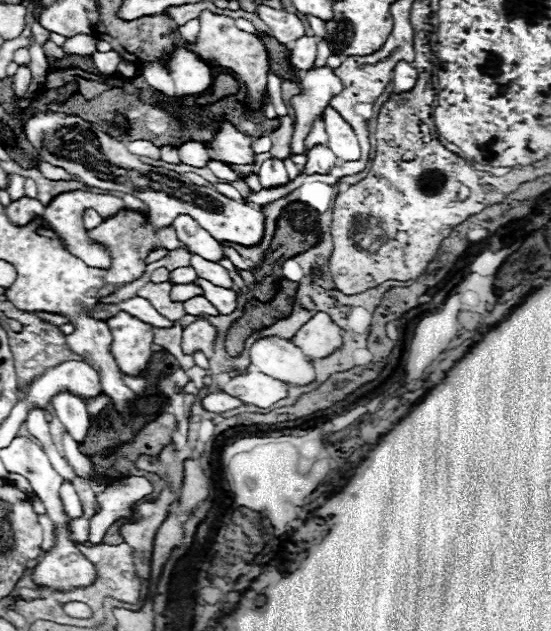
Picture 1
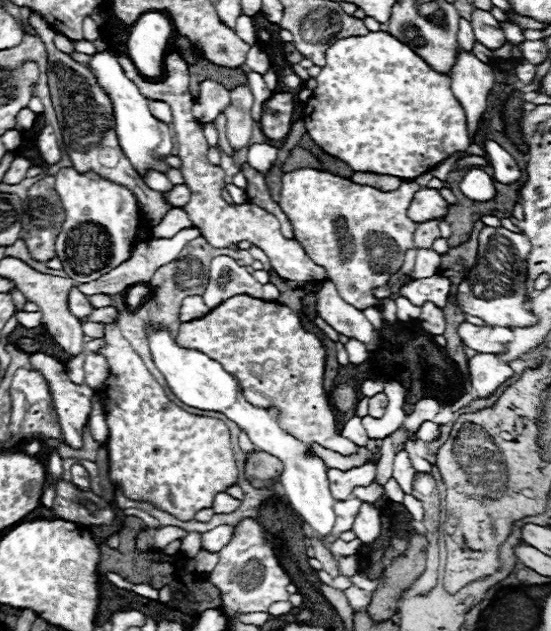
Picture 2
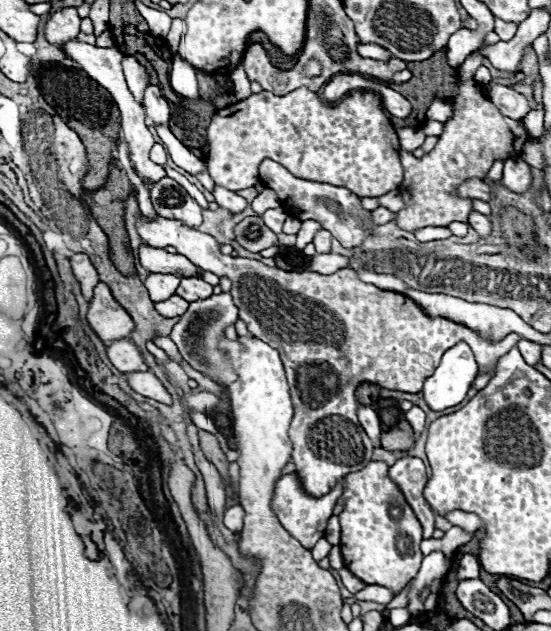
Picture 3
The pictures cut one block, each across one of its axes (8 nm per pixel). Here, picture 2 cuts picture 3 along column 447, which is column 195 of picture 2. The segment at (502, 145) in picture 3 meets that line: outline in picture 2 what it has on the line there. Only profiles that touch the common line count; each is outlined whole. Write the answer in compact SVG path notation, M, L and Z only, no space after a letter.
M174 52L166 56L166 74L164 74L162 82L144 80L128 56L118 54L118 60L120 60L122 68L126 70L126 76L140 88L140 92L144 96L148 96L150 100L164 100L172 108L174 132L178 138L178 158L182 162L180 172L184 178L184 186L190 188L190 200L184 206L184 210L190 214L190 222L196 228L200 228L200 232L208 240L208 244L214 248L228 248L240 240L250 240L252 244L260 246L266 252L272 266L284 280L294 280L294 282L322 282L322 280L326 280L326 268L314 264L306 256L304 248L294 238L284 238L280 232L280 224L272 214L268 214L266 210L262 210L260 206L254 206L254 204L228 206L222 200L220 192L224 188L224 170L220 166L212 166L208 162L206 154L208 154L210 146L202 134L200 124L192 122L194 98L188 92L190 74L188 74L188 64L182 60L182 56L174 54Z

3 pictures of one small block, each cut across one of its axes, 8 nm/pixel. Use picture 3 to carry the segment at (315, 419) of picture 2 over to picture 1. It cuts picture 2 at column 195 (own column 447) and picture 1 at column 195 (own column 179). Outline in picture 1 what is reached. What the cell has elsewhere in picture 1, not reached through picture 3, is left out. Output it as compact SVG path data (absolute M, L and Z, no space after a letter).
M182 214L172 222L172 226L174 226L178 240L190 246L194 254L204 256L206 260L220 260L224 256L220 244L204 228L200 228L194 218Z

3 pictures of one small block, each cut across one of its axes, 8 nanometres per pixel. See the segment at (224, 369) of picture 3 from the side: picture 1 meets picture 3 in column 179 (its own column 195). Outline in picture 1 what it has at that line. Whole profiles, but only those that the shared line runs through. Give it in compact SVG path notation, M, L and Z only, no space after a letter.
M196 320L184 330L182 348L188 354L194 354L194 350L202 350L210 358L214 336L216 336L216 328L214 326L210 326L206 320Z

